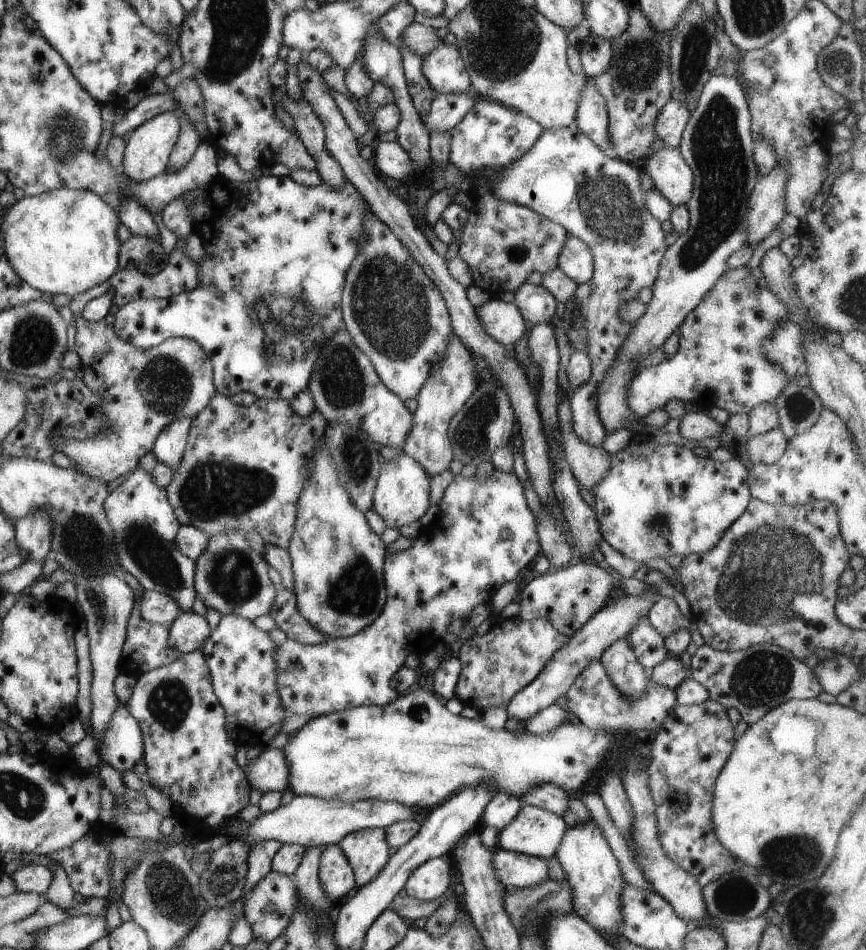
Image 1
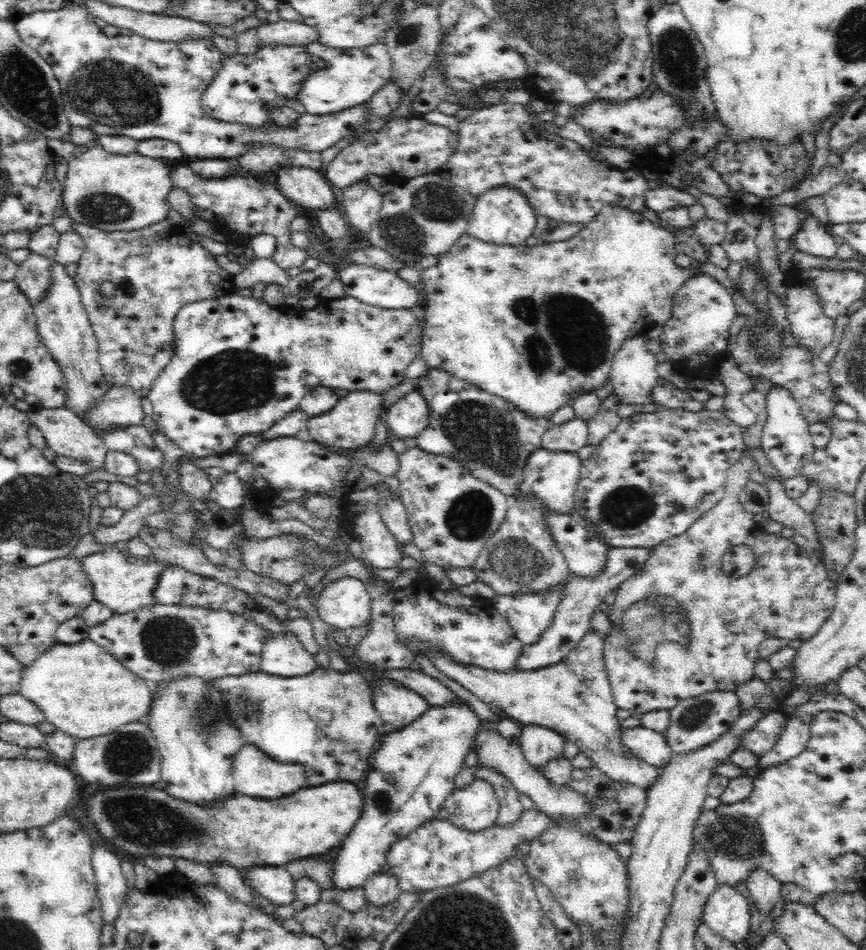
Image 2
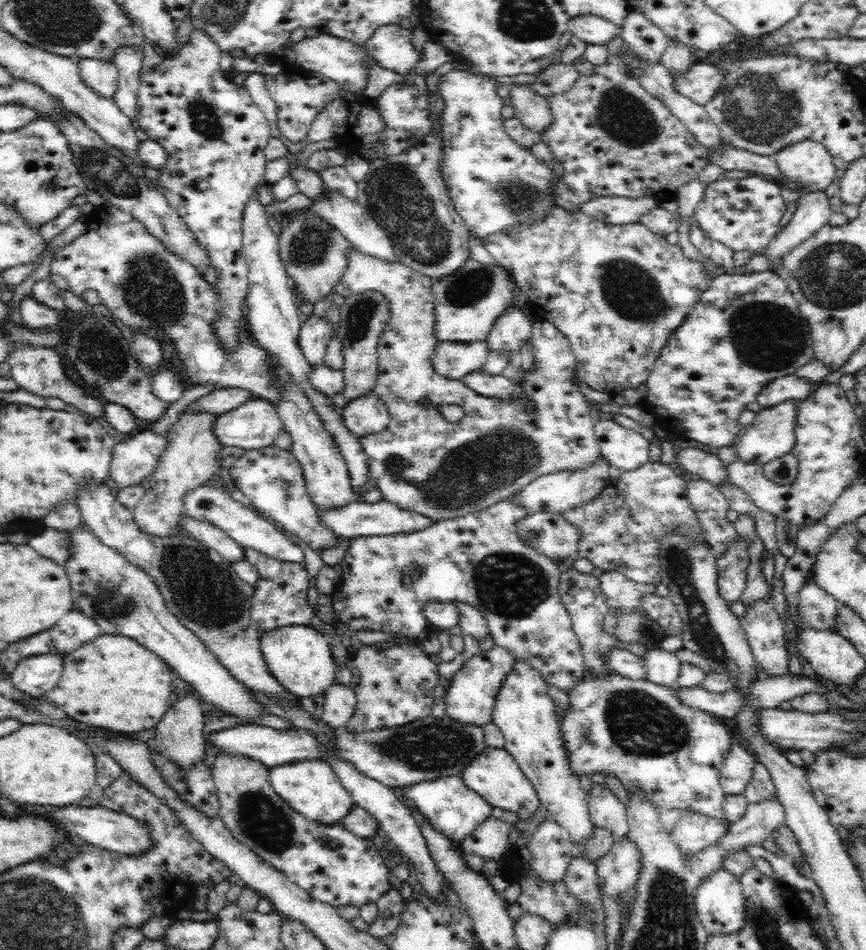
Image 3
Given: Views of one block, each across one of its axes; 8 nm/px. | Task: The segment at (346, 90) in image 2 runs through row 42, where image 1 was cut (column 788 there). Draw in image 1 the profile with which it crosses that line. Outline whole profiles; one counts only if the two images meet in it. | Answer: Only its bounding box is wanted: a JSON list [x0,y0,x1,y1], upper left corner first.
[626,265,793,427]

